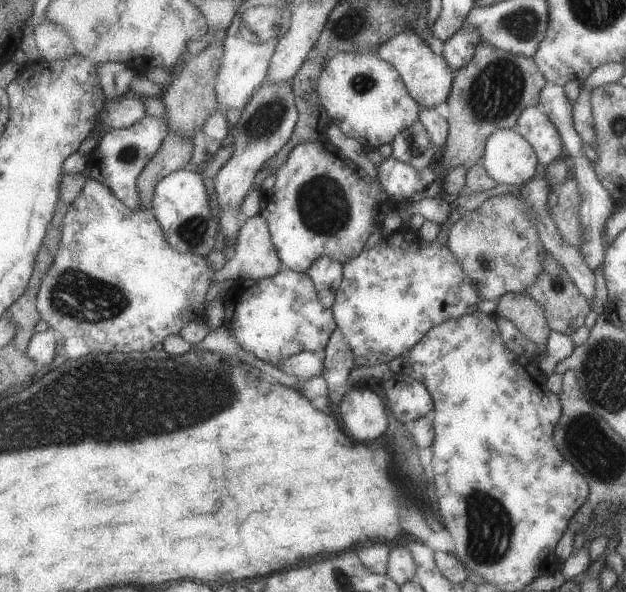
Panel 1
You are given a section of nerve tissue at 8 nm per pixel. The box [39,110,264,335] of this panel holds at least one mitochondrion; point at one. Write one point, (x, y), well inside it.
(74, 296)

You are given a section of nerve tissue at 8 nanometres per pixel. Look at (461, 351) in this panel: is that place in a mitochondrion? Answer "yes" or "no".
no

